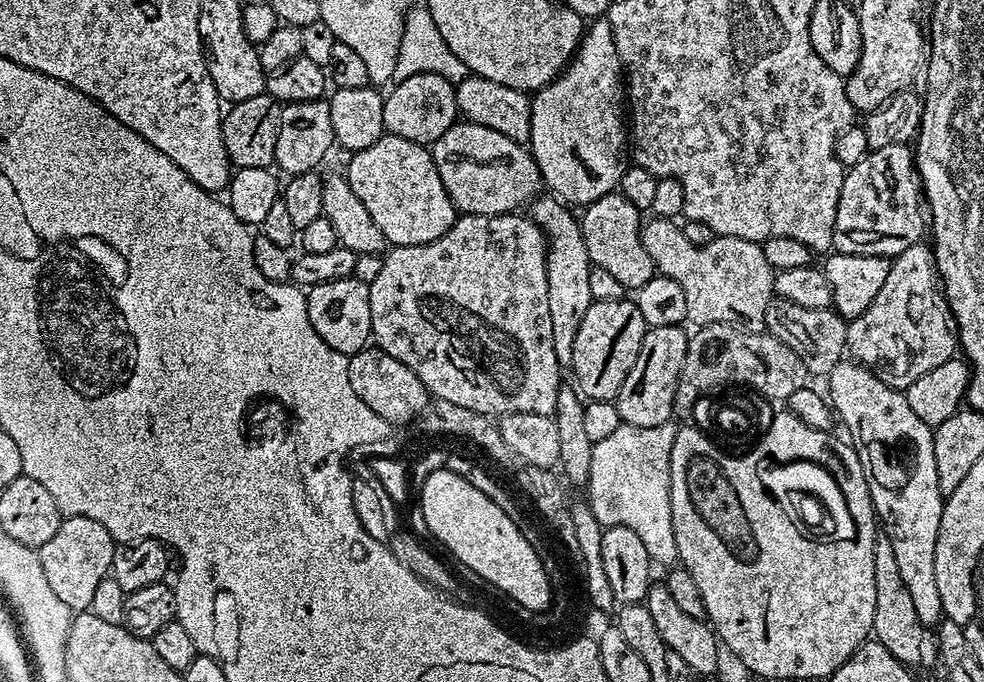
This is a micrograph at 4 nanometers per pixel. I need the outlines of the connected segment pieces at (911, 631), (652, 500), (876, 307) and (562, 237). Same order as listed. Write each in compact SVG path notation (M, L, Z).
M883 534L877 535L874 546L874 622L872 636L898 662L905 666L913 666L924 656L924 635L926 629L918 622L918 614L914 614L914 602L910 599L910 590L906 590L906 582L902 582L902 573L898 571L898 562L894 558L894 546L890 538Z
M669 422L653 428L621 423L610 438L592 446L586 503L604 527L630 526L646 545L653 565L672 566L679 561L670 510L670 452L677 425Z
M924 242L910 246L891 265L878 298L861 316L847 321L847 351L855 363L869 368L886 386L907 390L922 374L957 355L958 337L952 313L946 310L938 287L936 257L931 247Z
M541 195L531 201L531 208L530 219L544 231L548 241L548 293L554 354L558 354L561 369L568 370L571 369L574 358L574 338L578 338L578 326L582 326L582 318L586 318L586 310L590 310L593 301L590 294L590 261L586 254L586 242L582 242L579 219L575 215L572 217L573 209L555 195Z

